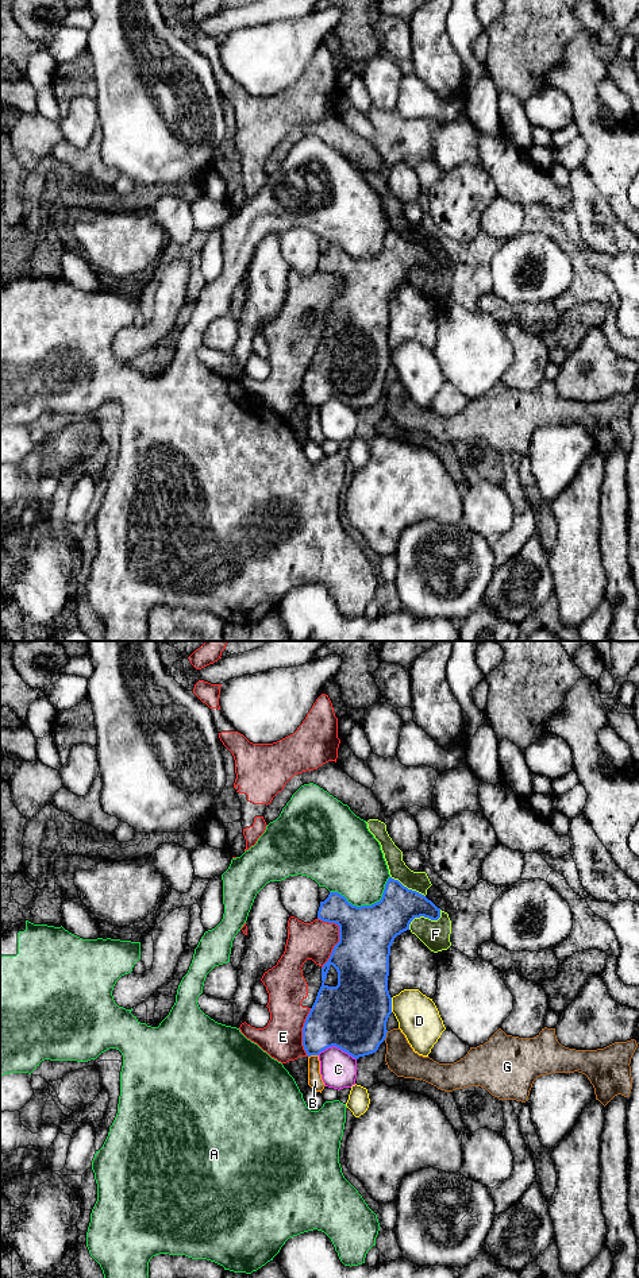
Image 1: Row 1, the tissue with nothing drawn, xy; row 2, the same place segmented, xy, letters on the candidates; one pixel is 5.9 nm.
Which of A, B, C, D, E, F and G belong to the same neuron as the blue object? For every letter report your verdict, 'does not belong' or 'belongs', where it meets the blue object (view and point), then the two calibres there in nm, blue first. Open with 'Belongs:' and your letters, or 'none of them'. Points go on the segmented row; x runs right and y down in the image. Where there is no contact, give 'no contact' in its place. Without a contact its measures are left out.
Belongs: none of them
A: does not belong; contact xy (366, 906); calibres 320 and 360 nm
B: does not belong; contact xy (312, 1054); calibres 320 and 90 nm
C: does not belong; contact xy (337, 1046); calibres 400 and 220 nm
D: does not belong; contact xy (391, 1004); calibres 400 and 240 nm
E: does not belong; contact xy (339, 937); calibres 340 and 220 nm
F: does not belong; contact xy (424, 917); calibres 240 and 180 nm
G: does not belong; contact xy (385, 1035); calibres 400 and 180 nm

